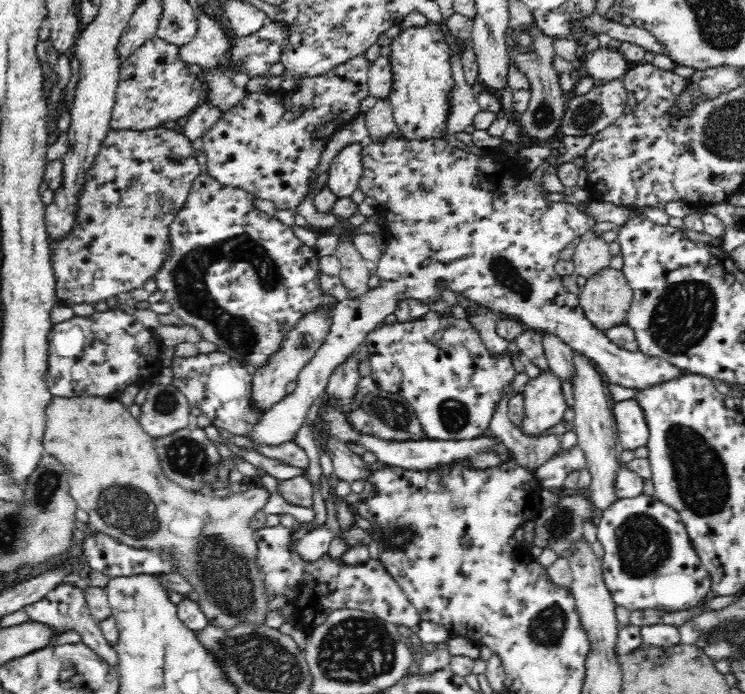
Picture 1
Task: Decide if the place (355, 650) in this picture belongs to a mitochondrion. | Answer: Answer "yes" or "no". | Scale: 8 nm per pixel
yes

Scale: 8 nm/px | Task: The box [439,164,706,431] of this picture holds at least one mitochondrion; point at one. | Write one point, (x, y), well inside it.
(505, 273)

